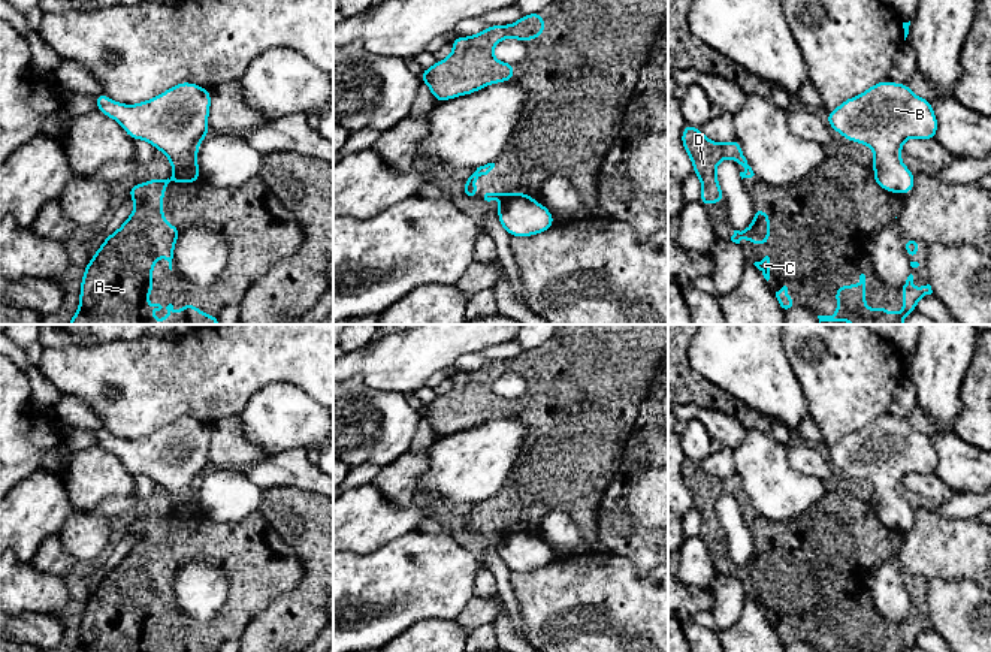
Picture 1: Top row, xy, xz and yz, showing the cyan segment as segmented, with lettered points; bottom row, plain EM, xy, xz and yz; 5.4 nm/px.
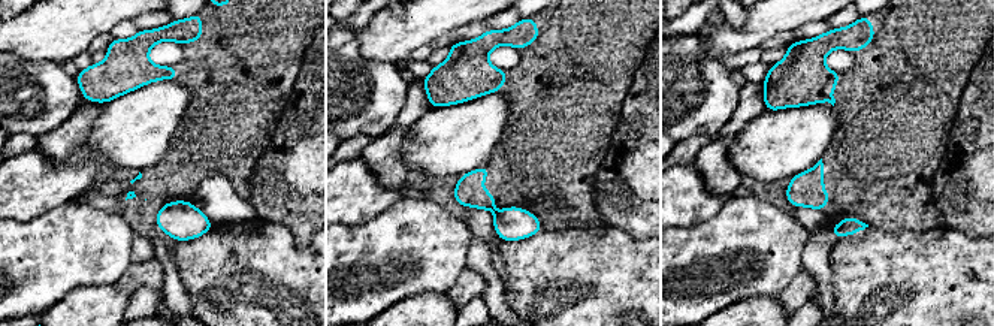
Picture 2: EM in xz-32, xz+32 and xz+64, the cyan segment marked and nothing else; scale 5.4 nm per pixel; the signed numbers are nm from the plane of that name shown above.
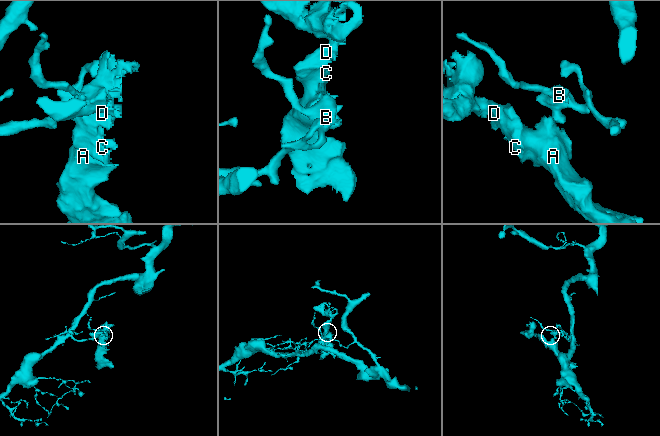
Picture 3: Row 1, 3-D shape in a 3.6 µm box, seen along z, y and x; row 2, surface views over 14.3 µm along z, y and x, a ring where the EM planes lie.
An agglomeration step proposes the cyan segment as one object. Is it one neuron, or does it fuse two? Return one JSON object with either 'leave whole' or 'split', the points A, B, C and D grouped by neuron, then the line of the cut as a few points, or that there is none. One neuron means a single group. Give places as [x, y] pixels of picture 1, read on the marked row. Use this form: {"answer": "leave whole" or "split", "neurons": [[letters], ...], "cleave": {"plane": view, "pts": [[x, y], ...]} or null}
{"answer": "split", "neurons": [["A", "C", "D"], ["B"]], "cleave": {"plane": "xz", "pts": [[531, 198], [511, 198], [507, 201]]}}

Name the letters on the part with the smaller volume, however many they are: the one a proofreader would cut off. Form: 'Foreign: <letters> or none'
Foreign: A, C, D

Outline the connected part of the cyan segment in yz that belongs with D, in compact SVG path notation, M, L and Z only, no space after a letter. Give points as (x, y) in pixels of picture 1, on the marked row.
M686 123L682 133L682 144L685 151L692 159L694 173L703 182L700 200L704 206L722 202L725 199L716 178L716 166L720 160L731 159L734 156L735 164L746 167L744 172L740 172L741 179L752 178L755 175L741 153L738 139L728 144L711 142L700 129Z

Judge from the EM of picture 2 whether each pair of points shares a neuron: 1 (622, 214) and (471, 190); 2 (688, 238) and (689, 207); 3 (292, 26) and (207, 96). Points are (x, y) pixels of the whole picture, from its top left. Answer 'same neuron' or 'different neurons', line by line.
1: different neurons
2: different neurons
3: same neuron

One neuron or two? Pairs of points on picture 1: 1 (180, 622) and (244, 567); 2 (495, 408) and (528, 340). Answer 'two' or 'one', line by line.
1: one
2: two

